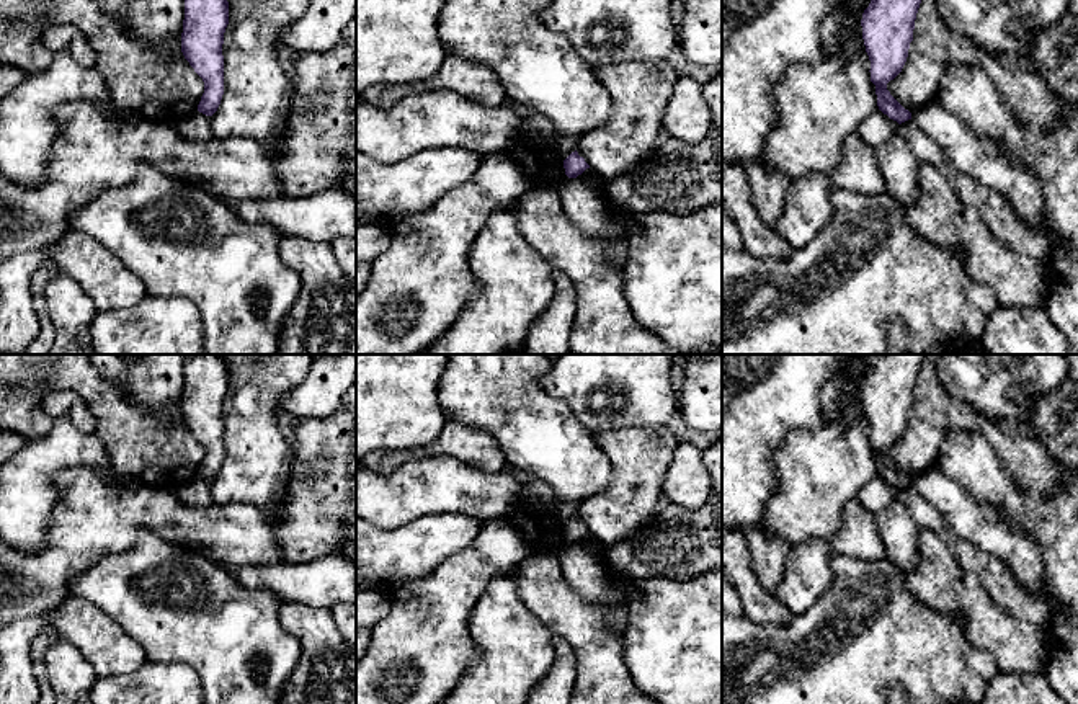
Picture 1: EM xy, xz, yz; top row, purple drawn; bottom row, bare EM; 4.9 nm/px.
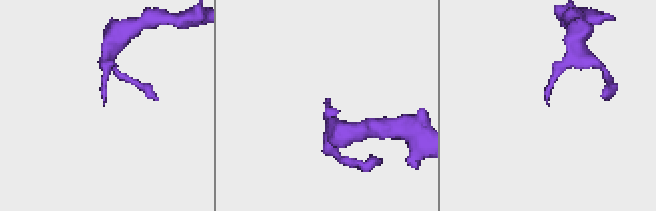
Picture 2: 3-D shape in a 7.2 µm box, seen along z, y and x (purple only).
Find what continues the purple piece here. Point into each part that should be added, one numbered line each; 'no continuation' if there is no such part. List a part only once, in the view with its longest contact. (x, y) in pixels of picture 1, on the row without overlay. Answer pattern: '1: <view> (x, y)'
no continuation

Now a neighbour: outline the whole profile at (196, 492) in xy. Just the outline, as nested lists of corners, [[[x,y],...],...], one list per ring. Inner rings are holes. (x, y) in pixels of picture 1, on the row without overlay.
[[[199,477],[186,482],[181,488],[178,488],[176,497],[186,503],[188,506],[211,506],[216,503],[211,493],[211,482],[206,482]]]

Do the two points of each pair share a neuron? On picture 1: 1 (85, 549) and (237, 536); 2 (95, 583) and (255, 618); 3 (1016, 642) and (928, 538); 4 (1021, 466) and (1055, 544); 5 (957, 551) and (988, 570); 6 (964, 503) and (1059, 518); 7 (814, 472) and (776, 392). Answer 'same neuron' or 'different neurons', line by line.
1: same neuron
2: same neuron
3: same neuron
4: different neurons
5: same neuron
6: different neurons
7: different neurons

